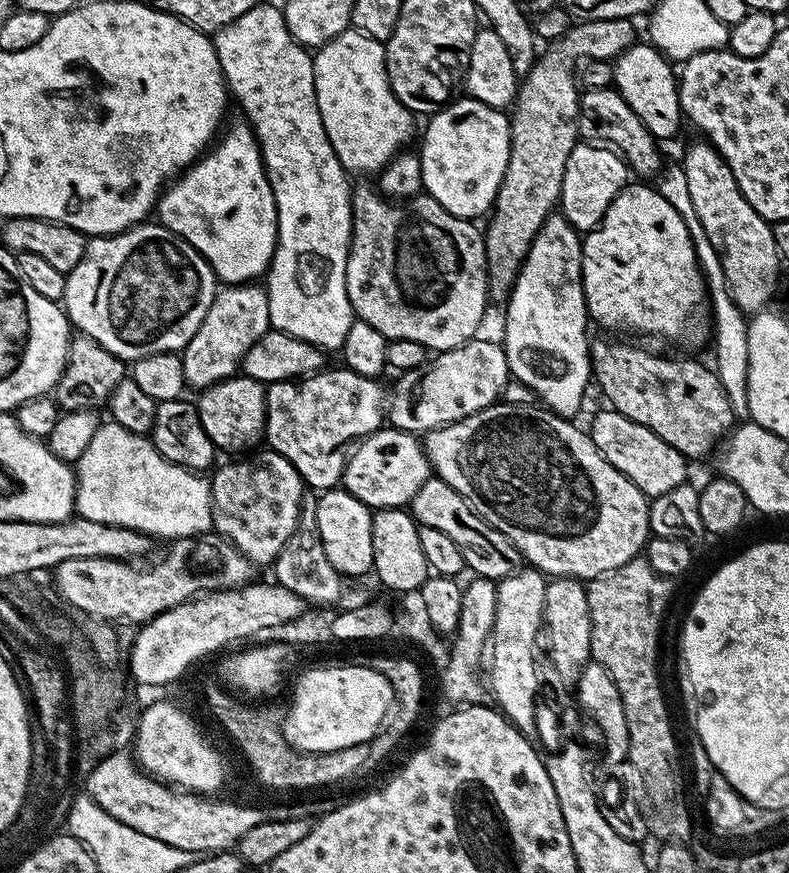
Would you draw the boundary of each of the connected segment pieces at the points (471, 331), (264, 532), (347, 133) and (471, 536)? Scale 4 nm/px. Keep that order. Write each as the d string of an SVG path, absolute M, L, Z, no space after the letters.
M356 184L352 190L352 237L350 238L350 250L346 258L346 294L350 298L350 306L355 319L364 320L378 334L382 334L388 341L409 340L418 342L423 348L433 353L445 352L451 348L457 348L467 344L477 335L480 323L484 320L484 311L490 305L488 294L488 259L486 258L486 246L484 245L483 231L475 228L471 219L450 214L450 210L443 208L433 196L421 194L412 196L409 200L393 202L380 195L375 187L367 188L364 184Z
M260 451L233 459L236 460L233 464L221 463L211 473L212 526L253 565L268 566L282 554L283 547L299 524L306 485L298 470L294 470L292 463L282 458L282 454Z
M349 30L315 49L312 65L318 114L322 114L322 126L326 126L326 138L330 138L334 154L338 154L338 162L349 174L379 173L418 132L417 117L398 102L390 86L384 44Z
M429 478L422 482L418 494L414 494L412 499L410 515L420 528L442 530L442 534L447 534L456 543L458 550L462 550L462 558L469 573L472 571L476 576L499 582L513 572L521 571L522 557L518 546L514 546L514 542L510 542L502 530L494 530L494 526L482 519L468 505L466 498L462 498L462 494L455 492L444 480Z

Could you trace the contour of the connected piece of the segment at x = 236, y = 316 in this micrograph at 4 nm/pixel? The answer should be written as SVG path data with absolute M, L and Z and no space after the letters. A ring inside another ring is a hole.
M259 283L230 284L216 293L202 326L183 348L184 383L189 389L203 390L222 383L241 371L246 350L270 331L270 306L267 291ZM260 287L260 288L259 288Z

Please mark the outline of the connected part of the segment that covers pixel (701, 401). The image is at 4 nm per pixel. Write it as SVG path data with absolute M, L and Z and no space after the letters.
M593 339L590 351L595 387L597 384L604 391L605 398L612 403L609 404L611 411L621 412L623 416L630 418L630 422L646 426L646 430L654 430L654 434L658 434L662 442L669 443L685 456L685 459L695 462L707 452L715 453L721 441L732 431L734 417L730 398L726 398L722 382L709 365L707 368L696 360L671 360L668 356L655 356L636 344L623 344L620 340Z

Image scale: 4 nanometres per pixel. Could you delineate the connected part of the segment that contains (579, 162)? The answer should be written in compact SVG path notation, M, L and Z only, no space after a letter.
M580 142L570 154L570 158L566 158L566 174L560 177L562 178L562 190L558 205L559 213L564 215L570 222L570 226L574 226L577 232L587 234L600 225L606 210L610 210L614 198L623 188L628 187L630 169L619 152L611 147Z

